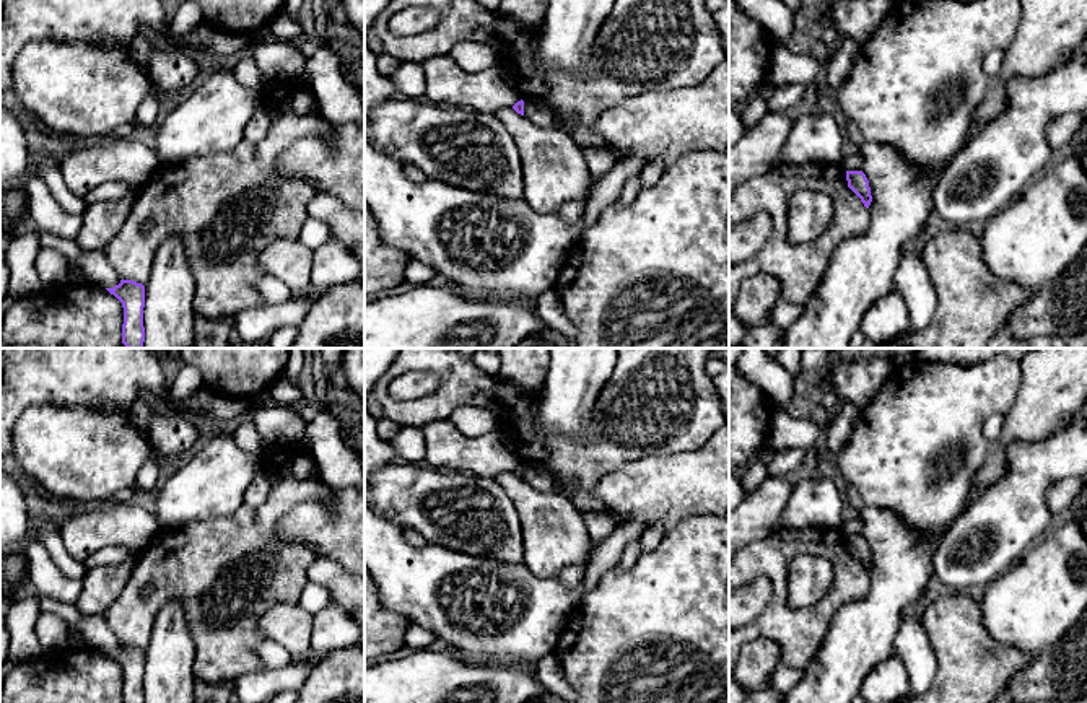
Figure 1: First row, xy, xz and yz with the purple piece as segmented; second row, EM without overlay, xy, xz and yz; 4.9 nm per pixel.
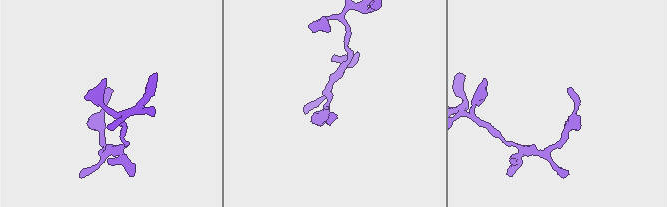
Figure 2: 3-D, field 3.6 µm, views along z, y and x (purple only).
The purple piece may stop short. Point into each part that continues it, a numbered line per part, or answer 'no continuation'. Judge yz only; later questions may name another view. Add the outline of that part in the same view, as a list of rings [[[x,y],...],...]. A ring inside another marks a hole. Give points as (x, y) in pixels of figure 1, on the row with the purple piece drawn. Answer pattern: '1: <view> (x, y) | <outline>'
no continuation

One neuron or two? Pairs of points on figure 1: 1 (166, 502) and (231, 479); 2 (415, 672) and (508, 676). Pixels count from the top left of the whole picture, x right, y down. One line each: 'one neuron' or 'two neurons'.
1: one neuron
2: one neuron

